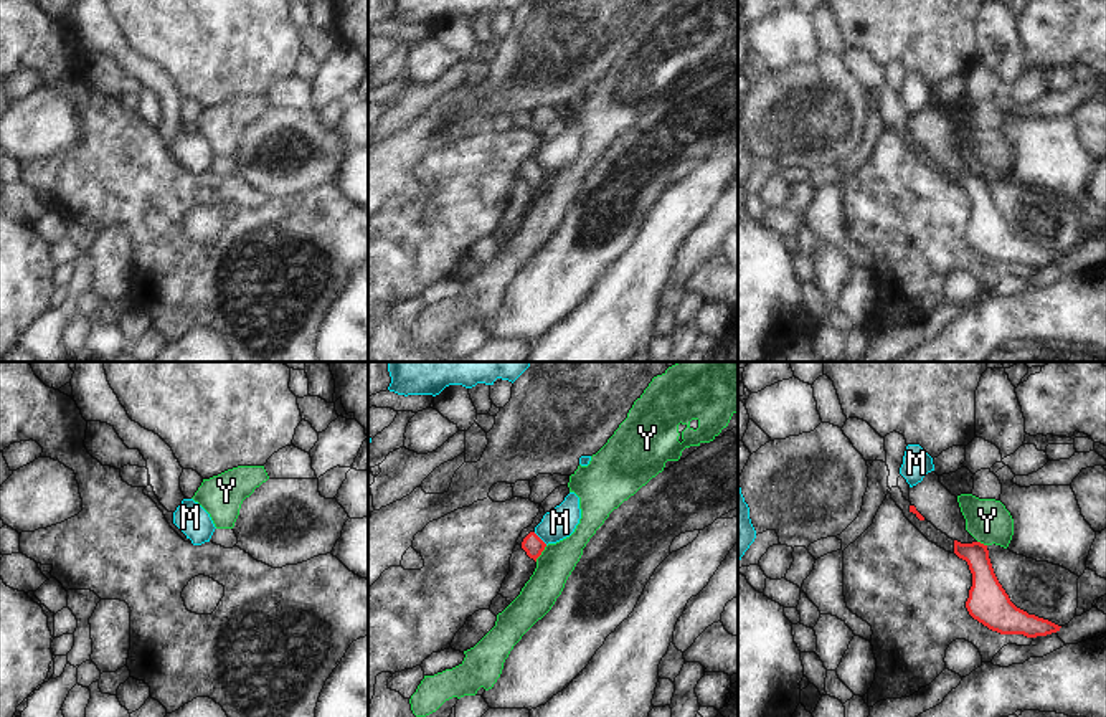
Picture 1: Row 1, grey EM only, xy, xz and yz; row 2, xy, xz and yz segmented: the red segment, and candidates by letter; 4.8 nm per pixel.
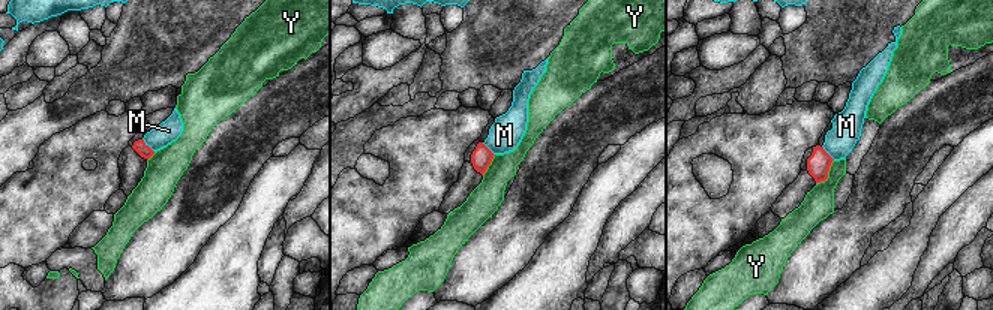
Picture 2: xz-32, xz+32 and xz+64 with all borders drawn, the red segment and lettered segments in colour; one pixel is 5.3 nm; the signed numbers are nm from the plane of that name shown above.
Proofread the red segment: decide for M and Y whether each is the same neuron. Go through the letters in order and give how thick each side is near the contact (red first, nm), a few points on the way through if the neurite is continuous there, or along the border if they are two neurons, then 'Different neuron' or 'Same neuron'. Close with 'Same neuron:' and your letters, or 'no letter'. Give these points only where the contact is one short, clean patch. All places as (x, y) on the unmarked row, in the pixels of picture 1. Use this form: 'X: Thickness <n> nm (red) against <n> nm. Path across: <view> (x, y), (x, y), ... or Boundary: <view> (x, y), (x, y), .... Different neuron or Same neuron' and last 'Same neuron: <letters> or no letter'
M: Thickness 100 nm (red) against 160 nm. Boundary: xz (534, 162), (547, 174). Different neuron
Y: Thickness 100 nm (red) against 170 nm. Boundary: xz (547, 175), (535, 190). Different neuron
Same neuron: no letter.

